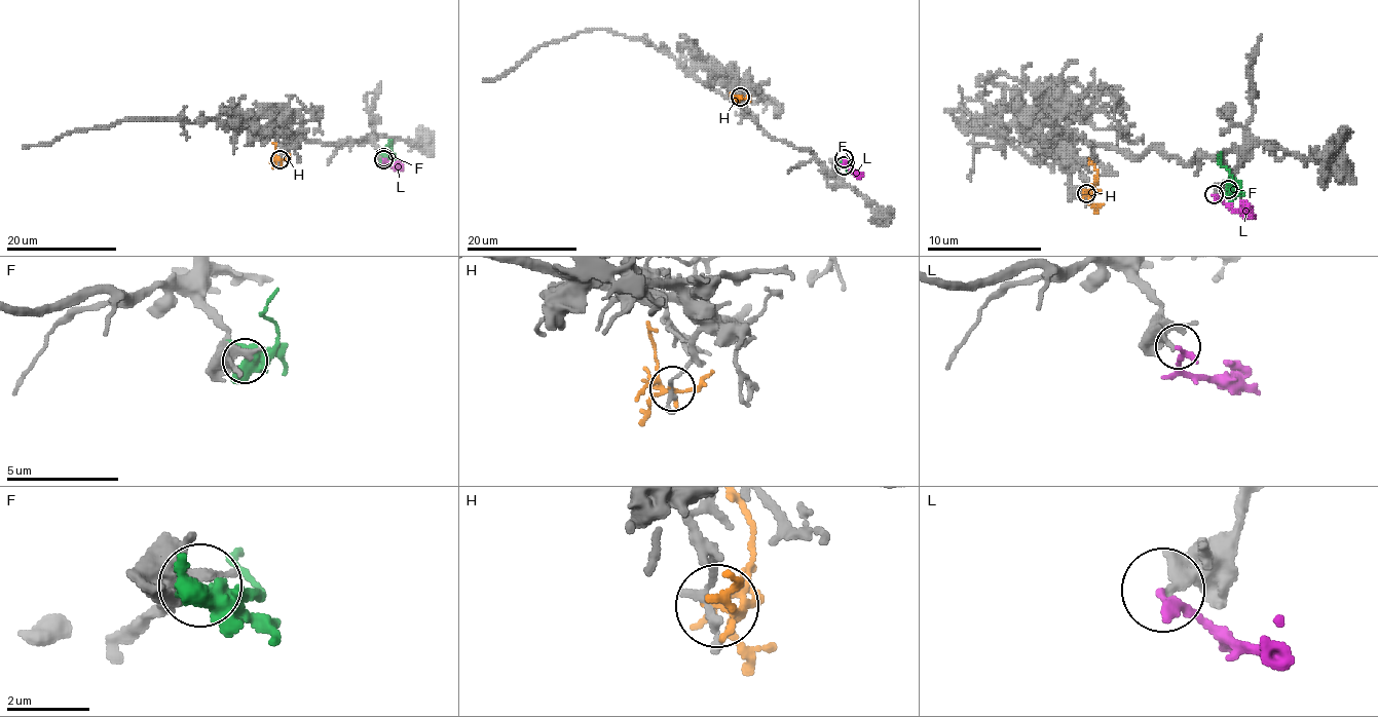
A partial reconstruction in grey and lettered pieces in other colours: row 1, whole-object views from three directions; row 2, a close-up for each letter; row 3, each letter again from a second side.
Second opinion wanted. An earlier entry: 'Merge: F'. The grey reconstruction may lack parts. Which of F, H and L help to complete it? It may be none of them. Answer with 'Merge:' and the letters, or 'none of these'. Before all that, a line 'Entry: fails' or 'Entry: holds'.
Entry: fails
Merge: none of these

